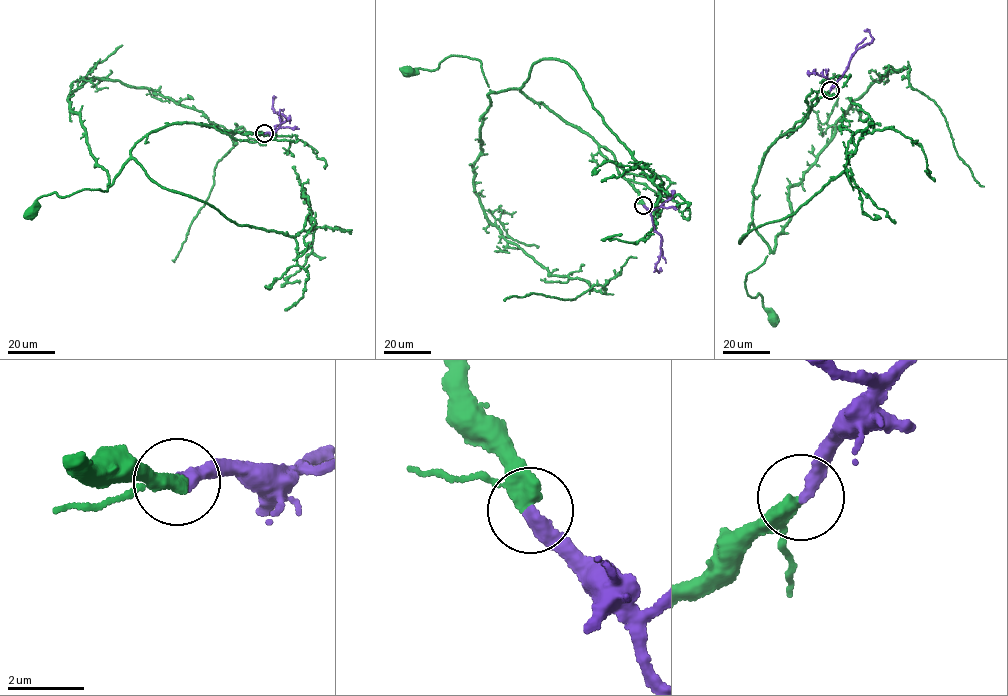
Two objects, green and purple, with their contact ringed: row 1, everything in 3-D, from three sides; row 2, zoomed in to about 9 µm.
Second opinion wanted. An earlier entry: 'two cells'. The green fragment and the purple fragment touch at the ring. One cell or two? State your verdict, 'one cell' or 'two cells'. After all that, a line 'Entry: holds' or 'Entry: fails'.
one cell
Entry: fails

